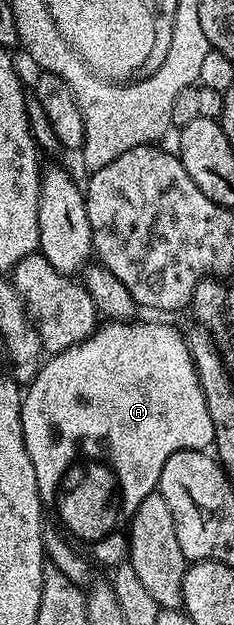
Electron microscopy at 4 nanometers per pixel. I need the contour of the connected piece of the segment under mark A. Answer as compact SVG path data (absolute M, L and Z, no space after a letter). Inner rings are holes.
M105 321L97 325L96 331L86 340L66 348L62 352L51 355L41 365L33 382L27 383L22 394L20 415L22 416L22 432L26 440L26 452L30 452L30 464L34 464L34 476L38 480L40 504L45 511L52 513L51 521L73 543L88 546L87 557L93 563L101 562L104 566L115 568L128 556L128 528L134 512L146 496L150 496L160 485L162 468L170 456L179 450L207 451L214 440L214 424L210 420L210 411L206 408L206 398L202 396L202 384L198 384L198 372L190 356L188 339L183 333L179 334L172 326L164 322L126 322Z

